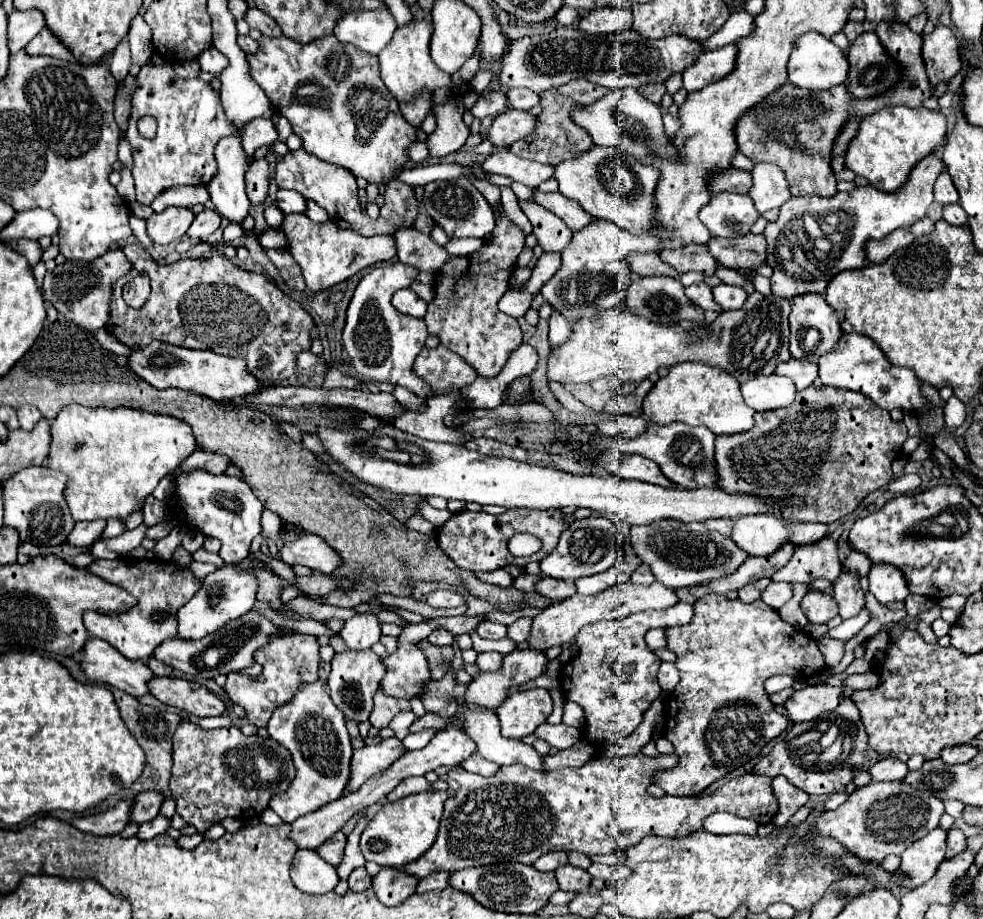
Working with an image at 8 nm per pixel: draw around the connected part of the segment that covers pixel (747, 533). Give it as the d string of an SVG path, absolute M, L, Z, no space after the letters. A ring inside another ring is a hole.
M771 515L741 517L733 525L731 539L747 555L771 555L789 539L789 529Z

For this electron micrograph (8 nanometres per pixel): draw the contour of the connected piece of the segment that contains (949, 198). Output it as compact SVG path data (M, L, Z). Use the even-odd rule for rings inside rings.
M943 171L935 183L935 201L941 205L951 205L957 203L957 189L951 181L951 175L947 171Z

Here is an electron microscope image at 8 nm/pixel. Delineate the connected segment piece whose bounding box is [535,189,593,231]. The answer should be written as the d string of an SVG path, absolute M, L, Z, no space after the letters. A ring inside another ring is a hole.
M535 189L535 203L557 215L571 231L581 231L593 221L589 213L585 213L575 201L563 197L561 193L541 193L539 189Z

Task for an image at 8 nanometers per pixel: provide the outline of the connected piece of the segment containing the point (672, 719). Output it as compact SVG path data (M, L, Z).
M709 593L697 599L693 607L695 615L689 625L671 627L665 631L667 649L677 655L675 667L679 669L681 681L667 699L663 737L673 743L679 763L673 769L661 769L653 773L653 783L659 785L667 795L677 797L699 795L723 775L755 759L771 739L787 731L789 721L785 715L775 713L773 703L763 689L765 679L779 673L807 679L825 669L825 659L817 649L815 639L811 639L801 629L785 623L779 613L765 605L761 599L747 605L741 603L741 599L727 599L725 595Z

